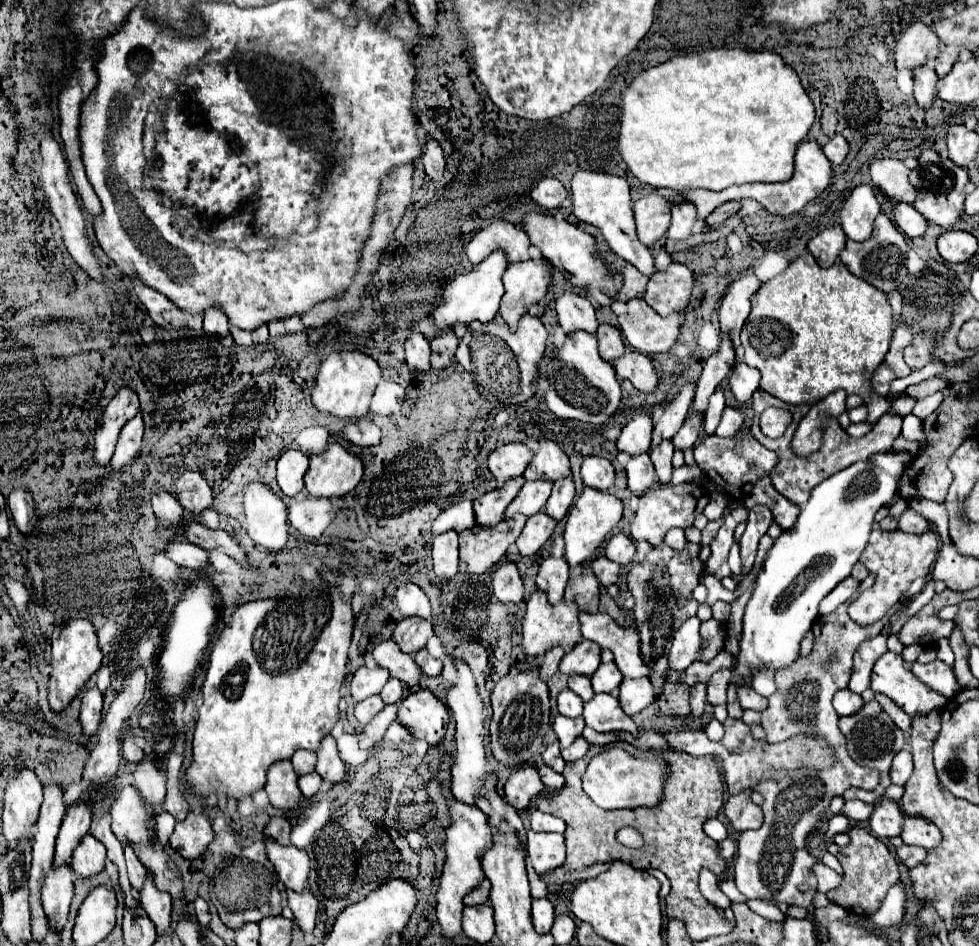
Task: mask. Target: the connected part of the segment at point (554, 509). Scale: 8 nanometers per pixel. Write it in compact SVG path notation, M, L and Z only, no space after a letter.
M572 477L558 479L554 483L552 495L546 503L546 515L560 523L564 519L564 515L568 513L568 509L572 505L572 499L574 499L574 481L572 481Z

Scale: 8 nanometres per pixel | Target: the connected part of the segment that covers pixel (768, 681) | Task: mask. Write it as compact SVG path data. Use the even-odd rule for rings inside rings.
M762 669L752 677L750 687L760 693L762 697L770 697L772 693L776 693L776 683L774 683L774 673L770 669Z

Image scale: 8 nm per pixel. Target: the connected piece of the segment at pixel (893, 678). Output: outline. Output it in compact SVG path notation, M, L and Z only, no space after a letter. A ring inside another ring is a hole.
M884 653L872 669L872 691L888 695L896 705L900 705L910 717L918 713L928 713L936 707L946 705L946 697L928 689L910 669L904 667L904 659L898 653Z

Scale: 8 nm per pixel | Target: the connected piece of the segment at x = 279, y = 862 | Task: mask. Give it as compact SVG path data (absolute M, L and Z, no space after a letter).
M270 839L266 841L266 853L278 873L278 879L284 883L284 887L296 893L302 893L306 889L308 871L310 871L308 855L302 849L296 849L292 845L284 847Z

